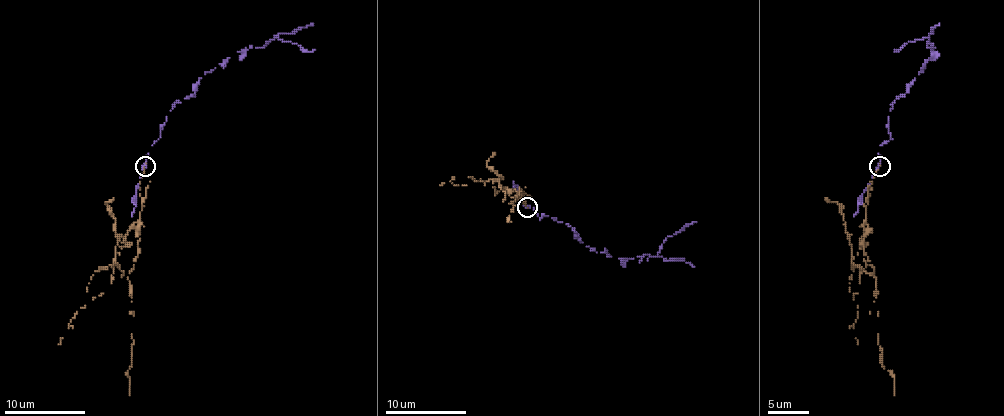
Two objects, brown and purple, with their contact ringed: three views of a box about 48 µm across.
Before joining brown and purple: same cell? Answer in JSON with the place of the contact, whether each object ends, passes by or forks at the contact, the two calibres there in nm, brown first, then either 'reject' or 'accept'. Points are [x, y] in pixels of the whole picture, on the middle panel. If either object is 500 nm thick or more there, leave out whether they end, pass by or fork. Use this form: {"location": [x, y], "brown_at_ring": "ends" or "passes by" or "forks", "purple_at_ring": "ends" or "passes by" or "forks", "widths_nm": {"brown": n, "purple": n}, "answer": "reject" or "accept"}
{"location": [527, 207], "brown_at_ring": "ends", "purple_at_ring": "passes by", "widths_nm": {"brown": 110, "purple": 200}, "answer": "reject"}

